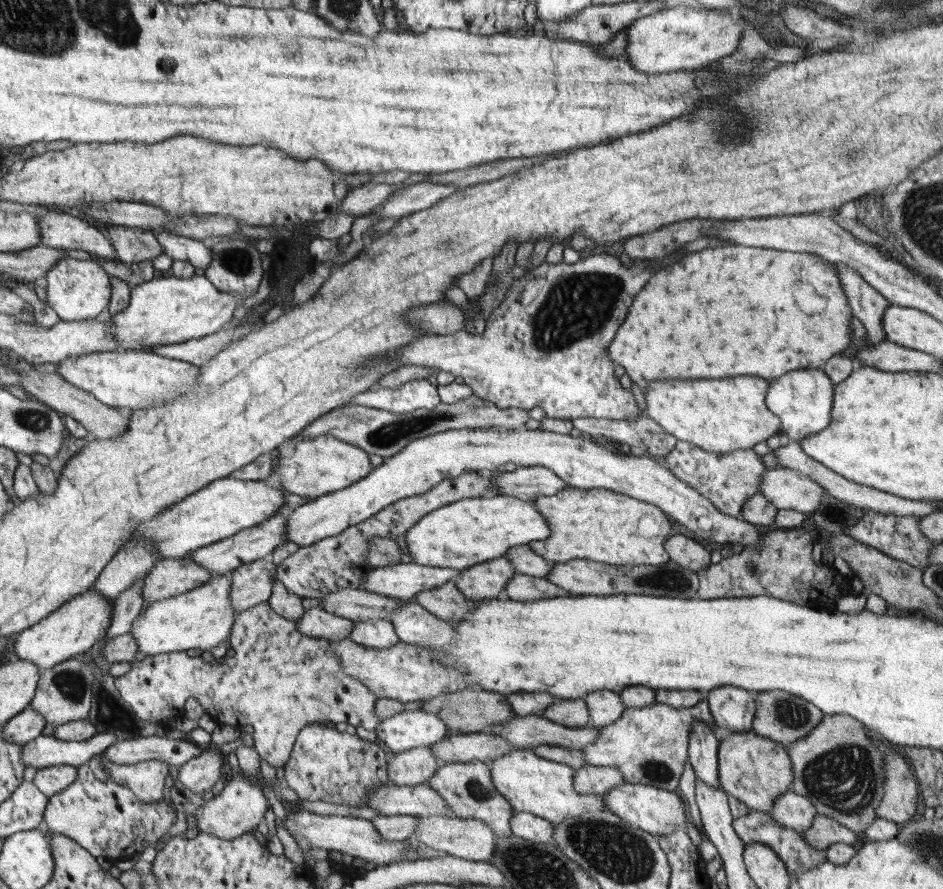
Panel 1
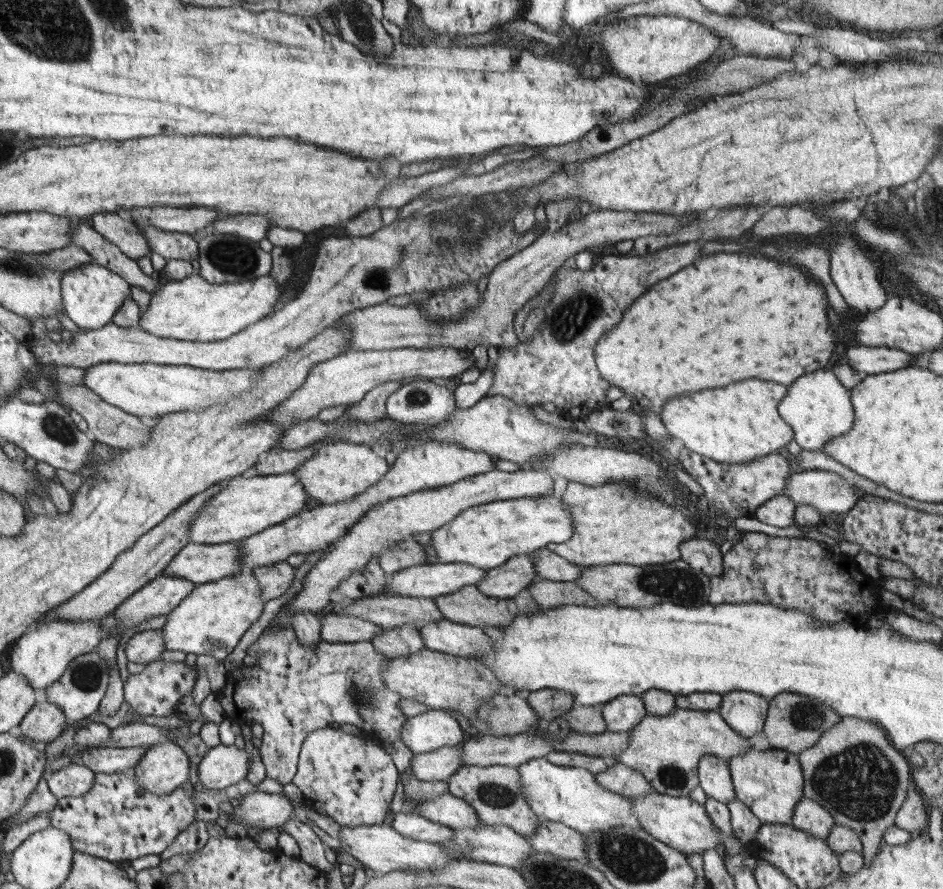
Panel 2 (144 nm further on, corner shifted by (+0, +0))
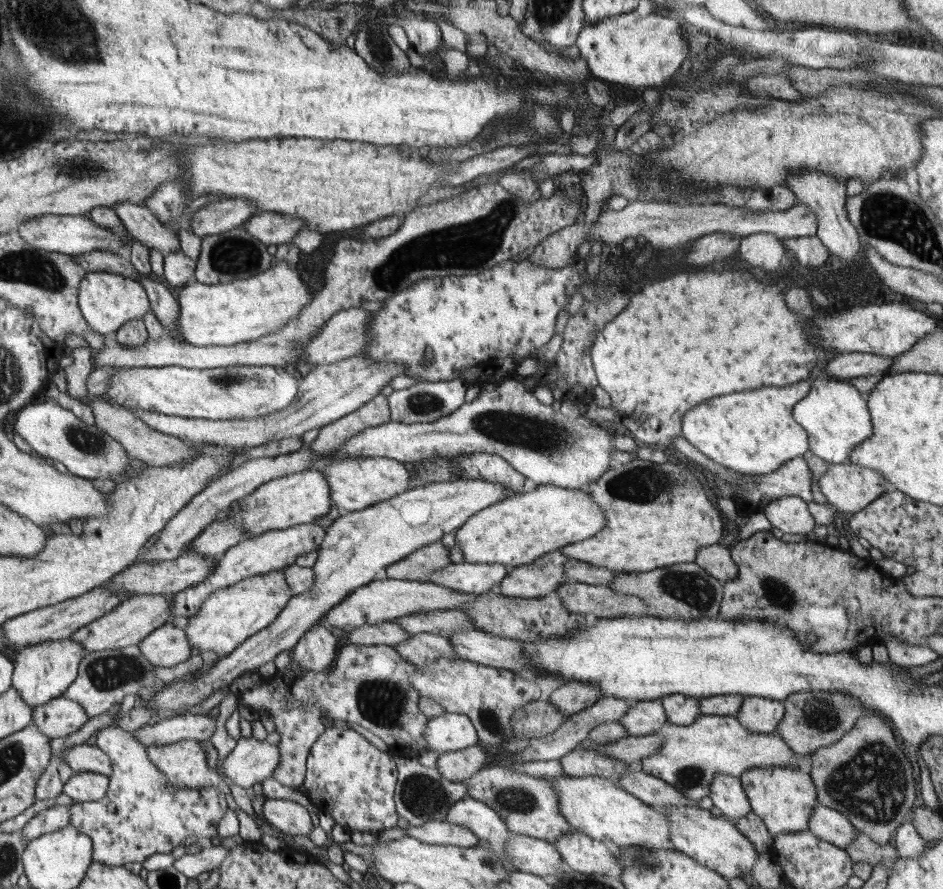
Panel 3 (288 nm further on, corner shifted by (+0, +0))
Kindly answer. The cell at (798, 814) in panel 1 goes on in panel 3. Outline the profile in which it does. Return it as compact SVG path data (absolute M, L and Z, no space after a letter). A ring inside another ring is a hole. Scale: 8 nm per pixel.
M819 804L813 806L813 814L809 818L807 830L841 850L847 848L851 842L855 842L859 834L857 828L841 812Z

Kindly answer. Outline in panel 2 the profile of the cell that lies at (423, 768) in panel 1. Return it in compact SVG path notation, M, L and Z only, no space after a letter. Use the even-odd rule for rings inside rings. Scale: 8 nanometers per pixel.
M439 748L413 754L409 768L421 782L447 782L463 764L463 752L459 748Z

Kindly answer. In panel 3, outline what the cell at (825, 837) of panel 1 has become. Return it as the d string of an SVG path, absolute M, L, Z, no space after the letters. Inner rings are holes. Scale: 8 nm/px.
M859 832L857 834L857 840L855 842L851 842L847 848L843 848L847 854L849 854L849 858L853 860L853 862L867 862L869 866L873 866L873 864L879 864L879 862L883 862L885 866L887 866L887 870L889 868L893 868L893 864L899 860L899 852L897 852L897 848L889 842L889 844L881 844L881 846L877 846L877 842L873 842L867 834L863 834L863 832Z

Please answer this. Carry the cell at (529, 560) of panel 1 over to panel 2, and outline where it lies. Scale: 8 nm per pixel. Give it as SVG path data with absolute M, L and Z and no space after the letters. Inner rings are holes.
M541 548L541 550L535 550L533 554L535 560L535 572L537 572L537 578L539 580L549 580L549 582L573 582L573 580L579 580L583 568L561 558L559 554L553 554L549 552L547 548Z

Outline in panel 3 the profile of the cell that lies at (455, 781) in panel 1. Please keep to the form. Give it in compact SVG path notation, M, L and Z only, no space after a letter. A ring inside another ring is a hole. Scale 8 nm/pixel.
M487 764L485 768L477 770L475 776L463 784L467 784L467 796L483 802L485 806L491 806L491 810L495 810L501 816L501 820L507 824L511 834L523 834L523 836L531 836L531 838L553 844L567 832L573 832L573 828L565 820L565 816L561 816L559 798L557 798L559 794L555 790L553 782L549 782L549 780L539 780L539 778L533 778L527 774L519 774L507 766L503 768L503 766Z

